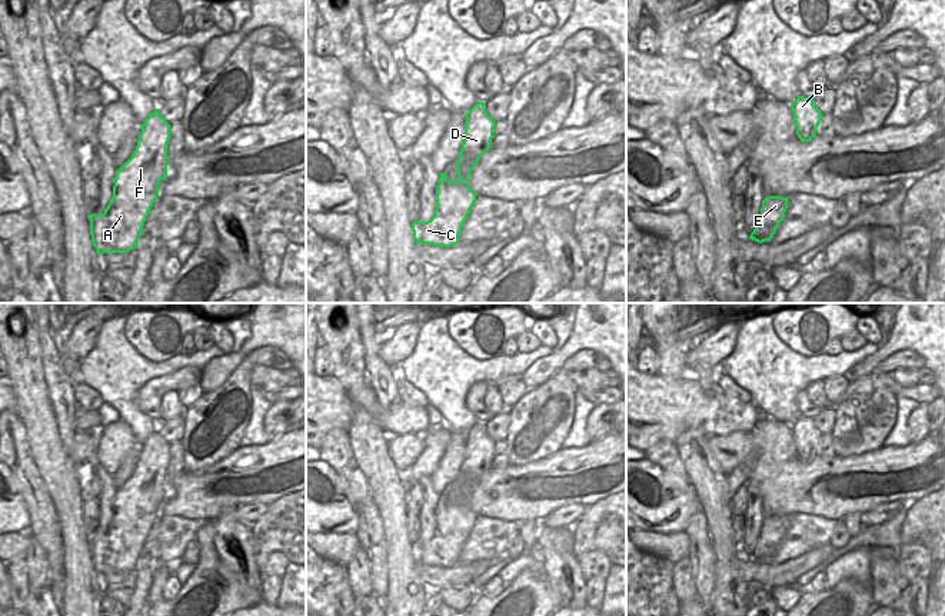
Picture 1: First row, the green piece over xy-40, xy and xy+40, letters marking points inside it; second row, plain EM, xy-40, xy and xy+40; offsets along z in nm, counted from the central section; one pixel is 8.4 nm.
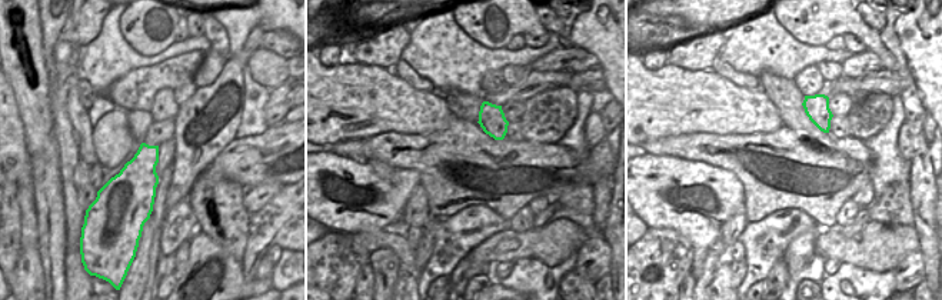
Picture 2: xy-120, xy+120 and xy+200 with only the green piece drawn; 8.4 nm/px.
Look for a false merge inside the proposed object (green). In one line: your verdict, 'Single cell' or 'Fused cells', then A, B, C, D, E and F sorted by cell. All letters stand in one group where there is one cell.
Single cell. Groups: A B C D E F.

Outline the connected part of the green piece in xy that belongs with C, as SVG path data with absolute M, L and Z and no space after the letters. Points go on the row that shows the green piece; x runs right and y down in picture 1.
M476 104L465 114L465 140L456 160L459 180L450 182L440 173L436 187L436 207L427 222L413 222L413 240L436 247L452 247L459 243L462 227L476 202L476 193L469 187L470 172L479 159L492 147L496 121L488 114L486 104Z

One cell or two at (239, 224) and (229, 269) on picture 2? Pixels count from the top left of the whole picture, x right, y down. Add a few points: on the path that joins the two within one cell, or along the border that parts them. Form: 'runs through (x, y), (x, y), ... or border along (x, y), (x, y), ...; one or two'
border along (207, 234), (240, 262); two

